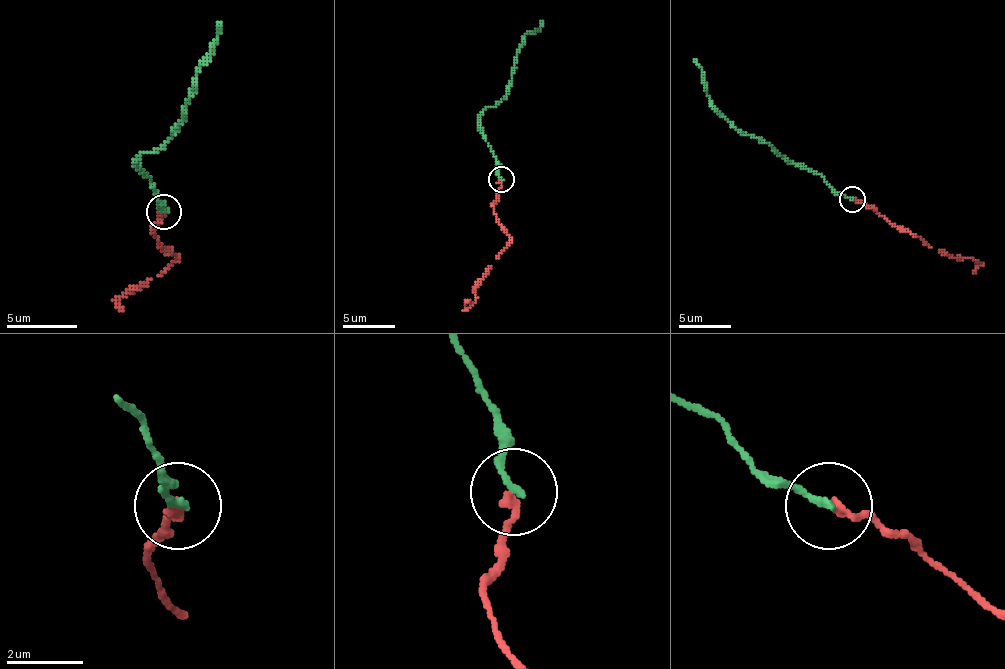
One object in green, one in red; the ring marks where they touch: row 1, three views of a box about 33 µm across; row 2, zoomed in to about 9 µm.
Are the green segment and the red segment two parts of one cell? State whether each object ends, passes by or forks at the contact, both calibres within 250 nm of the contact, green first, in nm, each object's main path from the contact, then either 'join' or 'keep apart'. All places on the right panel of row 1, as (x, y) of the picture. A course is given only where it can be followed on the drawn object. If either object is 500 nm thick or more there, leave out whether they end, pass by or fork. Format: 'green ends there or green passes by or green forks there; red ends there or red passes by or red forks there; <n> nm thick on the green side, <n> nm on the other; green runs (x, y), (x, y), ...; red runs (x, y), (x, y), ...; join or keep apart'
green ends there; red ends there; 180 nm thick on the green side, 170 nm on the other; green runs (853, 200), (837, 192), (819, 174), (788, 161), (767, 143), (743, 135), (712, 104), (704, 72), (694, 59); red runs (853, 197), (952, 257), (973, 257), (981, 265), (973, 273); keep apart

